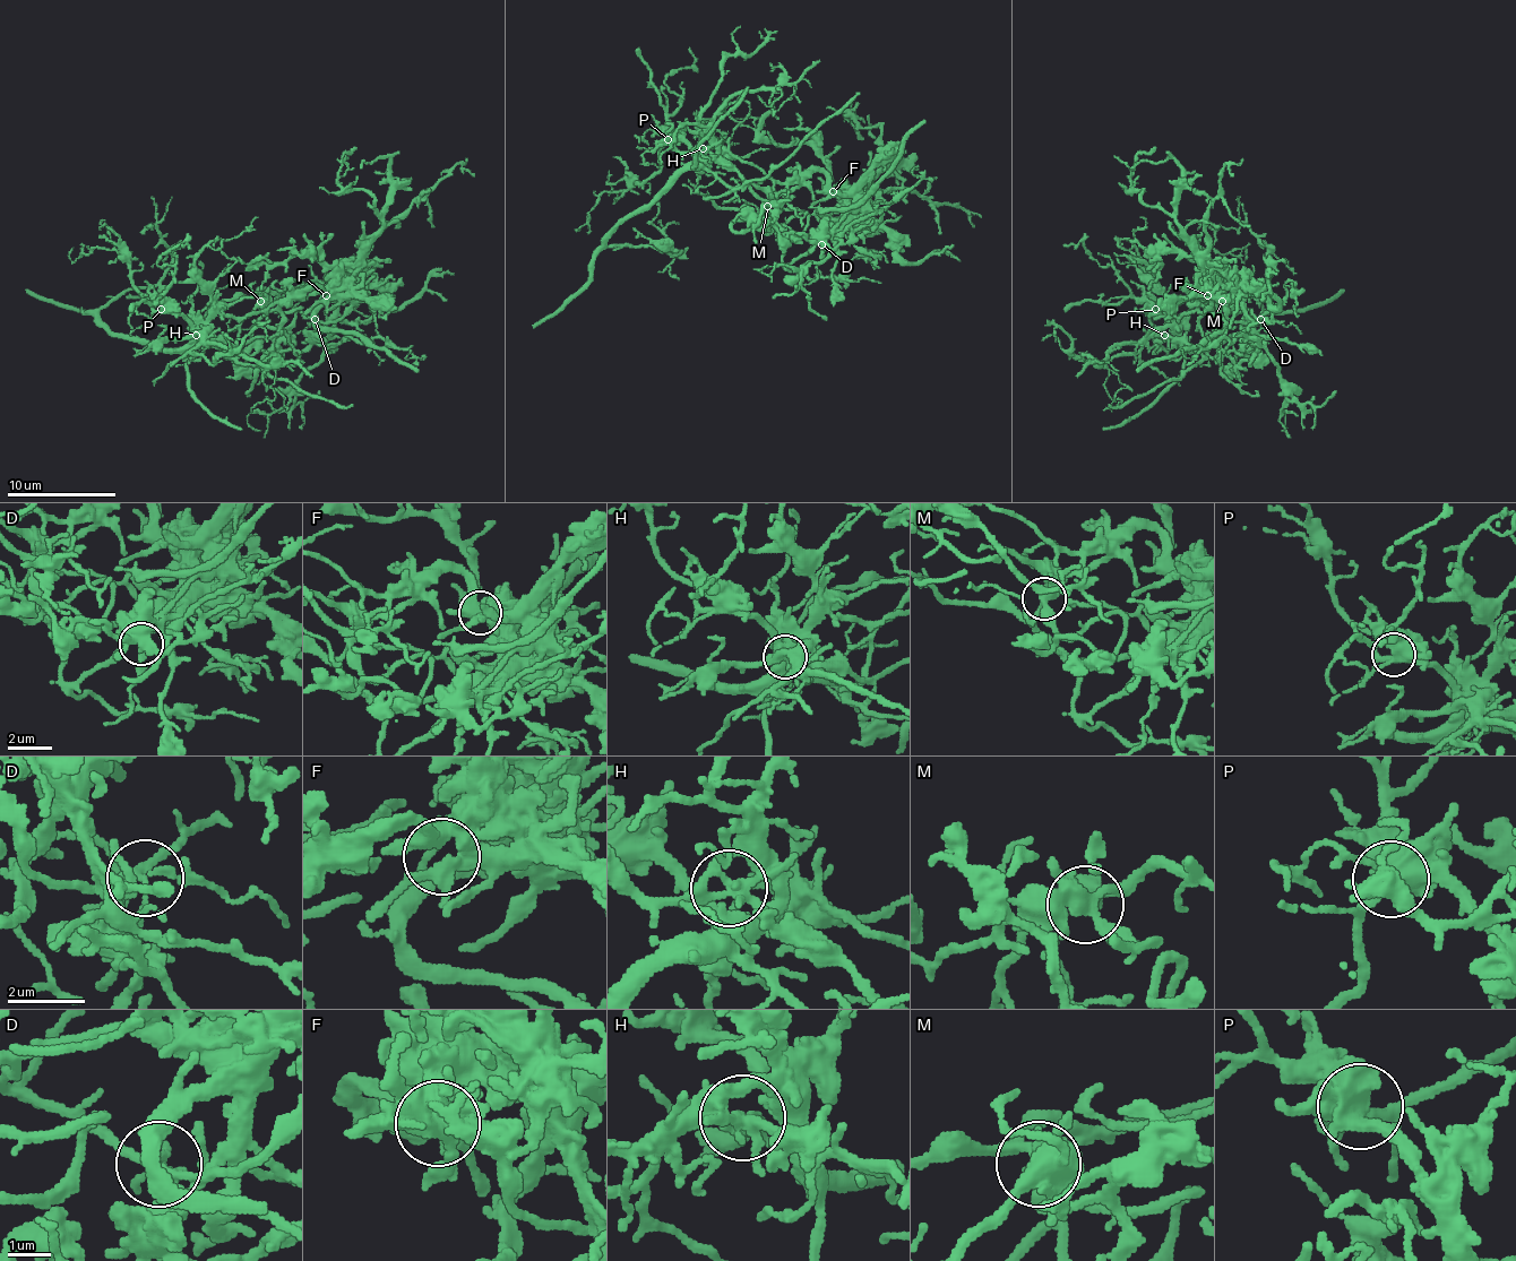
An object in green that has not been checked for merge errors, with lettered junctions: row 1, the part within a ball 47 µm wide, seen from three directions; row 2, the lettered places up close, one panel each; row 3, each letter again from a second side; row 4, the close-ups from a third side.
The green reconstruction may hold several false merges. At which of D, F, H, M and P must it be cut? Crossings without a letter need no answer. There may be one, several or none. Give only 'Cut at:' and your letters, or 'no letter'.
Cut at: D, H, M

